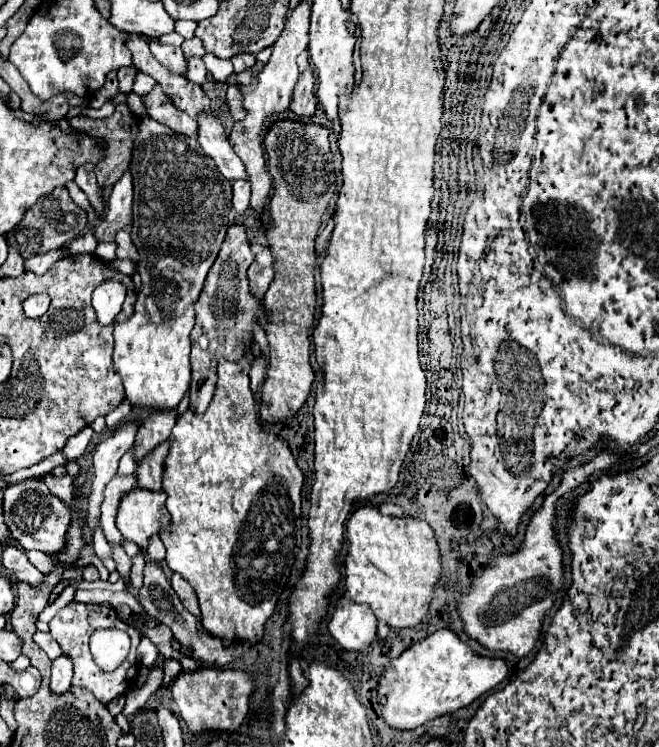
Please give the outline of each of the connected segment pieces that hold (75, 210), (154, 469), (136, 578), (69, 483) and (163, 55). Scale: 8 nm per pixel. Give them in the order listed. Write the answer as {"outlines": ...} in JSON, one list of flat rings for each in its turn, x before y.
{"outlines":[[[53,190,53,194,41,198,33,208,27,210,25,218,11,232,7,232,7,242,9,246,15,246,25,260,29,260,33,254,63,248,63,244,69,244,73,238,81,236,85,224,87,214,69,198,67,190]],[[161,442,149,456,145,456,137,464,137,478,139,478,139,488,159,492,161,490,161,480,163,480,163,470,165,470,165,458,169,454,171,444]],[[137,554,133,558,133,568,131,568,131,584,135,590,139,590,143,586,143,570,145,570,145,558,143,554]],[[47,474,47,476,45,476,45,484,47,484,47,488,51,490,51,494,55,494,55,496,57,496,59,500,63,500,65,504,71,504,71,502,75,500,75,496,77,496,71,476,55,478,53,474]],[[151,40,149,42,149,48,153,52,153,56,171,72,179,74,179,76,185,76,187,72,187,60,181,52,181,48,175,48,175,46,163,46,159,44,157,40]]]}

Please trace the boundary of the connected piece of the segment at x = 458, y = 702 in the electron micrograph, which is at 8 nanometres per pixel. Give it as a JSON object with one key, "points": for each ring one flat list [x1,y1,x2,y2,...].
{"points":[[441,628,435,634,419,640,393,660,379,680,379,704,385,722,397,730,413,730,437,716,457,712,469,706,475,698,493,690,507,678,503,658,479,656,451,628]]}

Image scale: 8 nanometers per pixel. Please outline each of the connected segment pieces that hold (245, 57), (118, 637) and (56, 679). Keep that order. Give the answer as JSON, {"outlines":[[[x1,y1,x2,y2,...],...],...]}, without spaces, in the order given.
{"outlines":[[[237,54,237,56,231,58,231,62,235,66,235,72,233,74,239,74,245,68,251,68,255,64,255,54]],[[117,628,95,630,89,646,95,664,105,672,115,672,129,654,129,634]],[[65,654,53,660,53,674,51,674,51,690,57,694,63,694,71,688,73,678,73,660]]]}

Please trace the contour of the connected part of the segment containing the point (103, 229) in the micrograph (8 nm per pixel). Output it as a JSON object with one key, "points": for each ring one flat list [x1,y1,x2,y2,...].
{"points":[[127,170,121,180,113,186,113,192,107,200,107,210,101,224,95,228,95,238,99,242,115,240,117,232,131,224,133,220,133,176]]}

